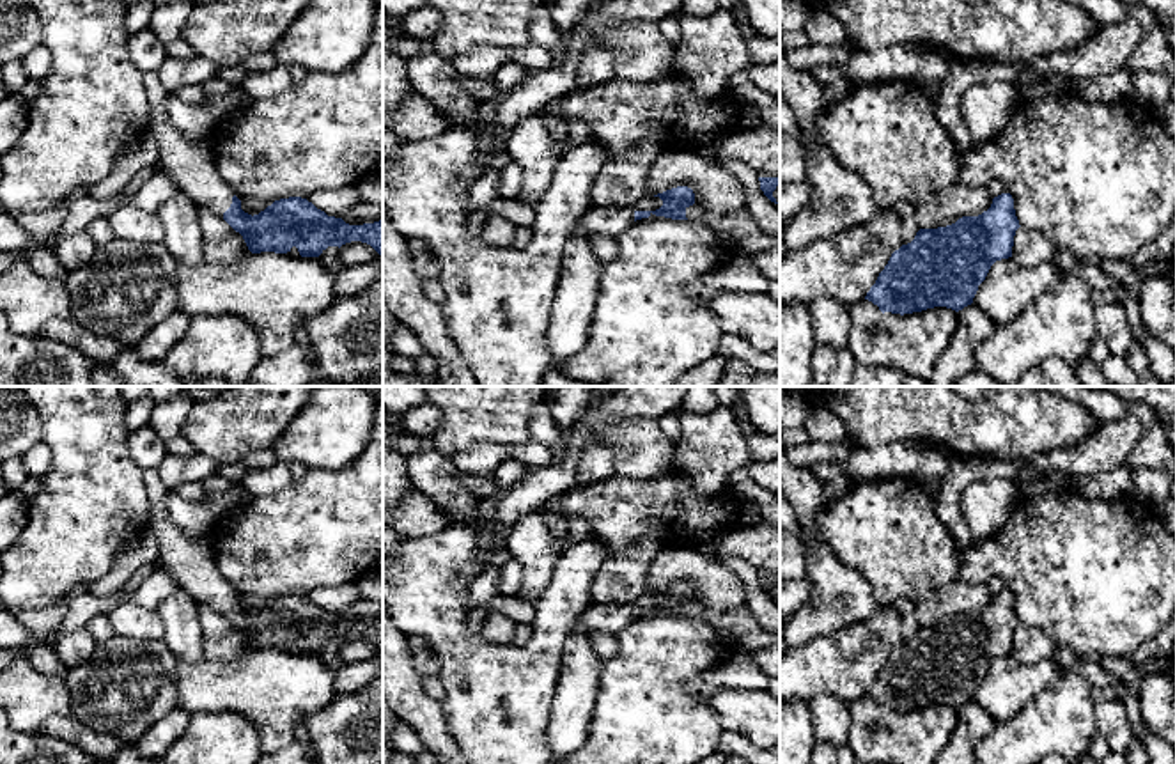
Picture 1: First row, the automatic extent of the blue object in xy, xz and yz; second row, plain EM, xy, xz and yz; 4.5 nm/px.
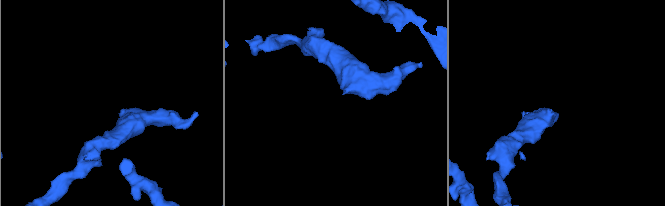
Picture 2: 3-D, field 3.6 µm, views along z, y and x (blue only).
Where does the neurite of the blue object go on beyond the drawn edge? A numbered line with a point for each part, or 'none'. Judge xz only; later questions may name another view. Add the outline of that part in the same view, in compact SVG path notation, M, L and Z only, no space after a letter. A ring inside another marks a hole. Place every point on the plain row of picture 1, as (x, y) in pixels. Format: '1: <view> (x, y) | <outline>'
1: xz (598, 617) | M590 604L581 620L590 633L620 633L634 619L633 604Z

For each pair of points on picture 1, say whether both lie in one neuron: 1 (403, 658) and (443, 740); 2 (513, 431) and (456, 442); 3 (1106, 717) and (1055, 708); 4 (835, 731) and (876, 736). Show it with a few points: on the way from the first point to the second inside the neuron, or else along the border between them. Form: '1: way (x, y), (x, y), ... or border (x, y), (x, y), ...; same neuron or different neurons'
1: way (403, 678), (403, 693), (427, 720); same neuron
2: way (498, 431), (470, 431); same neuron
3: border (1096, 701), (1094, 713), (1099, 732); different neurons
4: border (846, 704), (853, 720), (848, 743); different neurons

